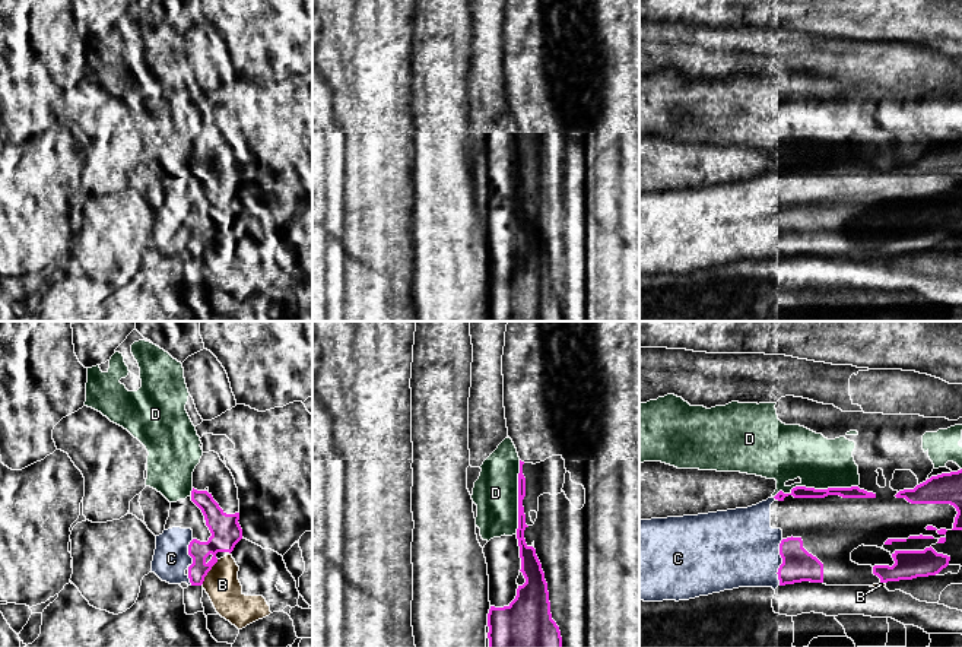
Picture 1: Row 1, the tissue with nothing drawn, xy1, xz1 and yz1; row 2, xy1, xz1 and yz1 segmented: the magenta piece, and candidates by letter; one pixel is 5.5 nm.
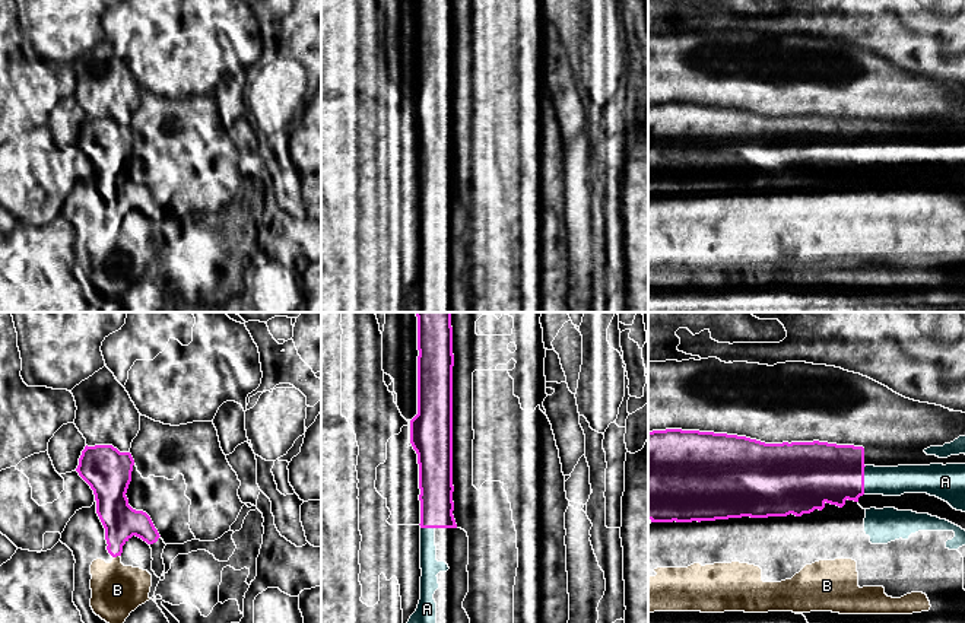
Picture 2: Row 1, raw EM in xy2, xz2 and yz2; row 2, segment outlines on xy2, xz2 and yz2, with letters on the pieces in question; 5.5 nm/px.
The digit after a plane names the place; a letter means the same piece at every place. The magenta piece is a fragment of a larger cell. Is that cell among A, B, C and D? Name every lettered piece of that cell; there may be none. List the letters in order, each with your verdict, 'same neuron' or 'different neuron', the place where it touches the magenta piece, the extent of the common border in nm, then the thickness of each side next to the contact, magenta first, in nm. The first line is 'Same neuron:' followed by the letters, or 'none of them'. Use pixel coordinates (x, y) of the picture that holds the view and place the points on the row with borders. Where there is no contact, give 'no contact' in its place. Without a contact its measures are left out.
Same neuron: A, C
A: same neuron; meets magenta in yz2 at (863, 480); contact 160 nm long; 340 nm thick on the magenta side, 160 nm on the other
B: different neuron; meets magenta in xy1 at (208, 571); contact 170 nm long; 160 nm thick on the magenta side, 190 nm on the other
C: same neuron; meets magenta in yz1 at (783, 563); contact 260 nm long; 180 nm thick on the magenta side, 420 nm on the other
D: different neuron; meets magenta in yz1 at (813, 488); contact 460 nm long; 60 nm thick on the magenta side, 300 nm on the other

